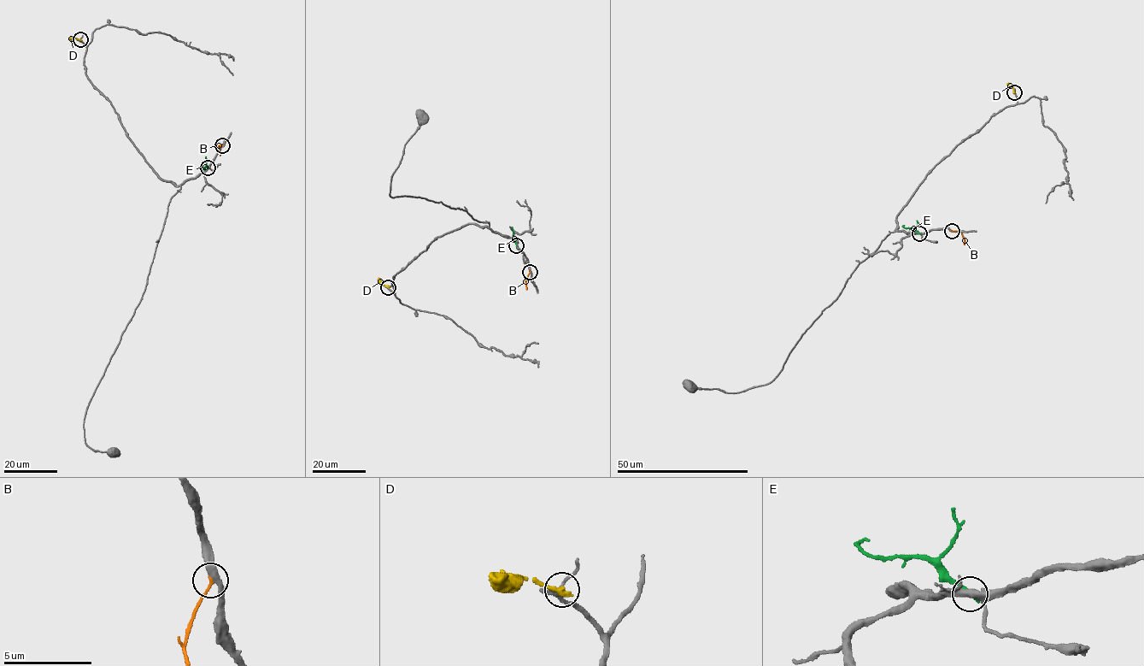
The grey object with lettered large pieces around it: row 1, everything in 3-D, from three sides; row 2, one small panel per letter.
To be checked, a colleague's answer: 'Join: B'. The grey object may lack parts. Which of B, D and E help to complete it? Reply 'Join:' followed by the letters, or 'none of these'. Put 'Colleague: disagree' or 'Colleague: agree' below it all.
Join: B
Colleague: agree

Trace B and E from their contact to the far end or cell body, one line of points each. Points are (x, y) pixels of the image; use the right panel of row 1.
B: (952, 231), (962, 234), (964, 244)
E: (919, 233), (904, 225)

